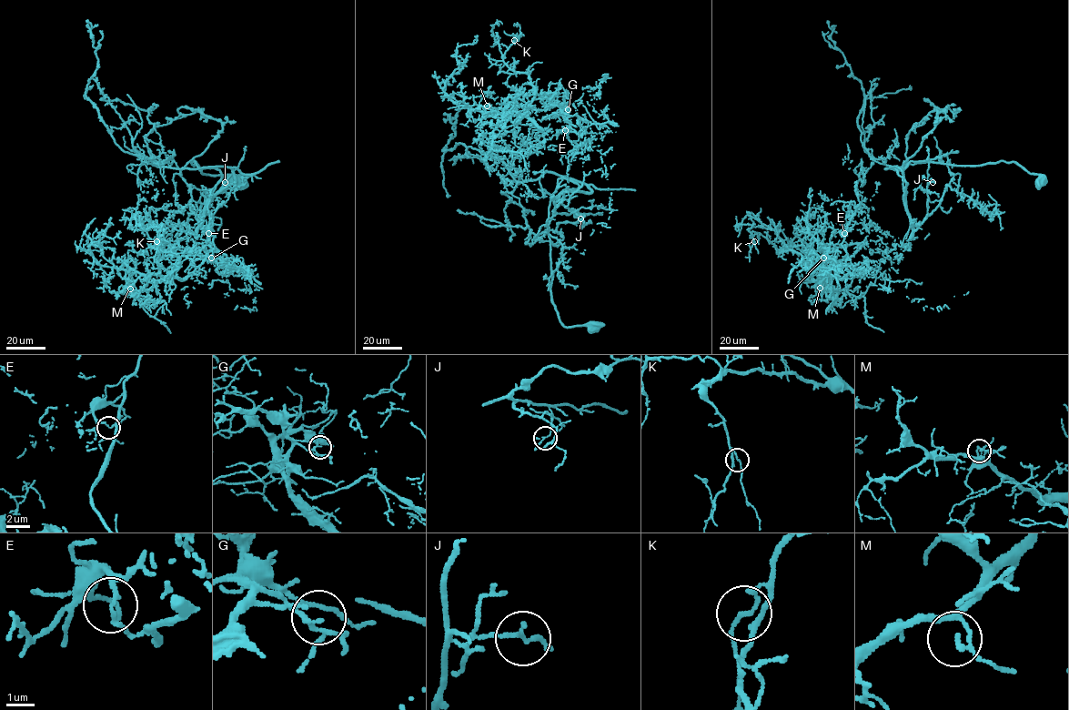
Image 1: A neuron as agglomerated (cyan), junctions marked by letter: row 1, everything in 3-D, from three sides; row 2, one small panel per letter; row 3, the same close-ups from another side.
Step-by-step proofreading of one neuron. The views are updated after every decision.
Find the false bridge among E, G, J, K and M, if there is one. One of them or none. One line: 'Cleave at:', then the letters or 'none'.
Cleave at: E

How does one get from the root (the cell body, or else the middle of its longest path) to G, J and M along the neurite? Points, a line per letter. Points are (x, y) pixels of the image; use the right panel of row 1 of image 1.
G: (1041, 178), (1014, 162), (910, 161), (892, 168), (919, 226), (902, 244), (864, 271), (823, 258)
J: (1041, 178), (1003, 161), (892, 168), (914, 230), (932, 182)
M: (1041, 178), (1003, 161), (892, 168), (919, 226), (864, 271), (814, 251), (830, 275), (820, 288)

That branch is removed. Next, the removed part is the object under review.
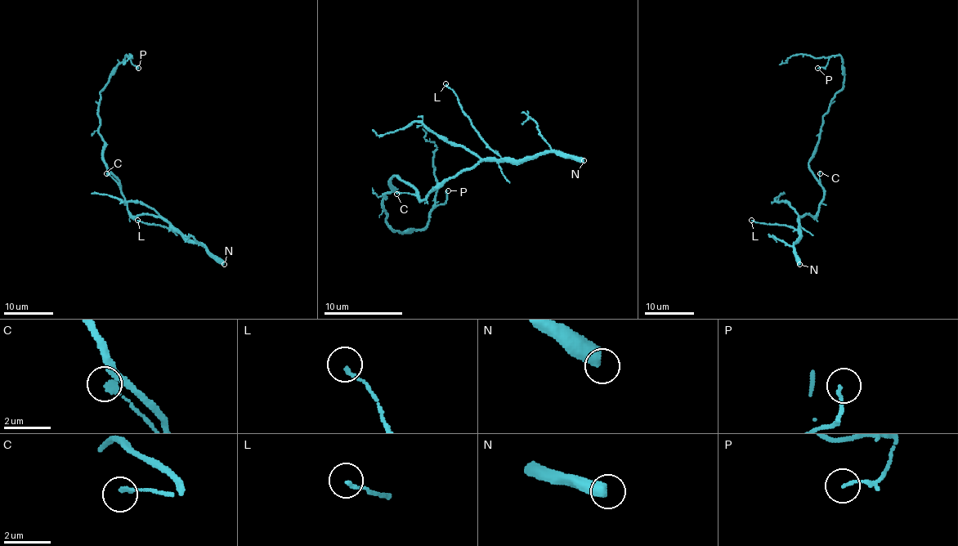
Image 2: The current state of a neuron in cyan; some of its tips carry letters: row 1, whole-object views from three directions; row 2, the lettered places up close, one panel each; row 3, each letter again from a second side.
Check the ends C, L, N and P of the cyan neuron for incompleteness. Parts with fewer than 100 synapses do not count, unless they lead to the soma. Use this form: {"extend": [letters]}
{"extend": ["N"]}

